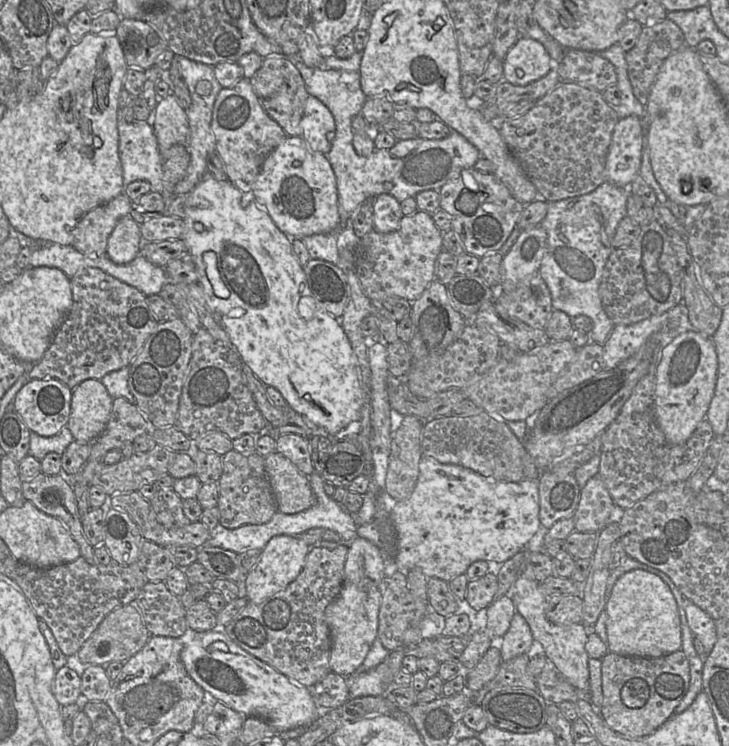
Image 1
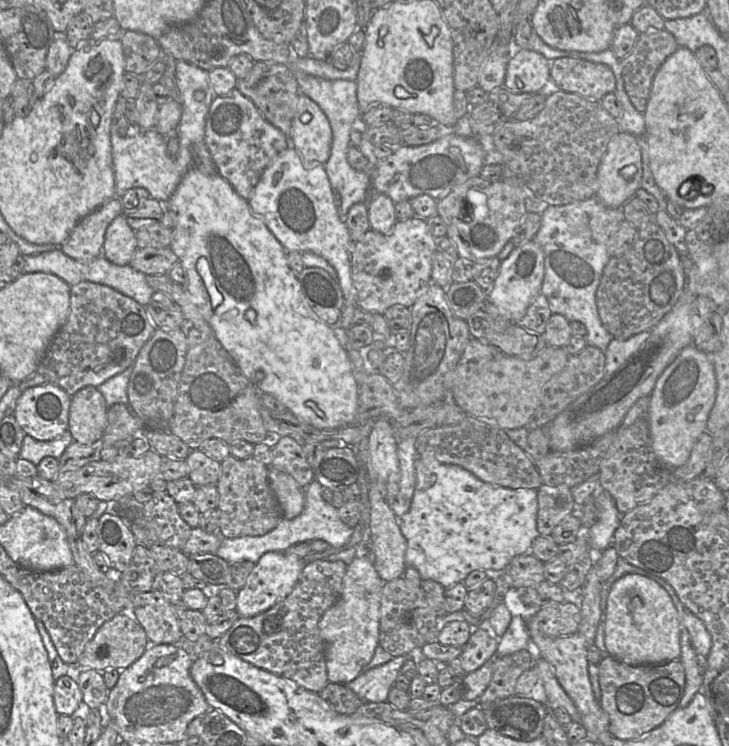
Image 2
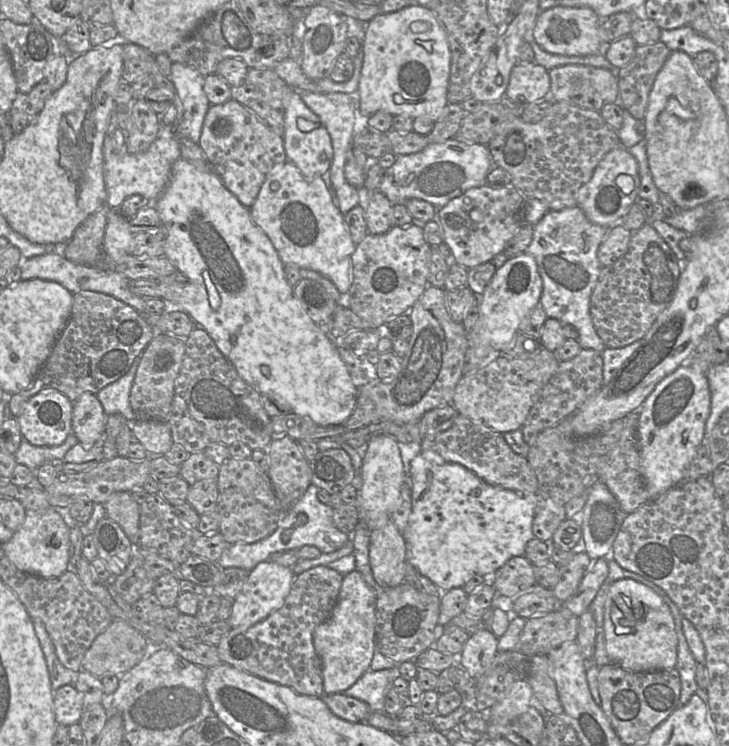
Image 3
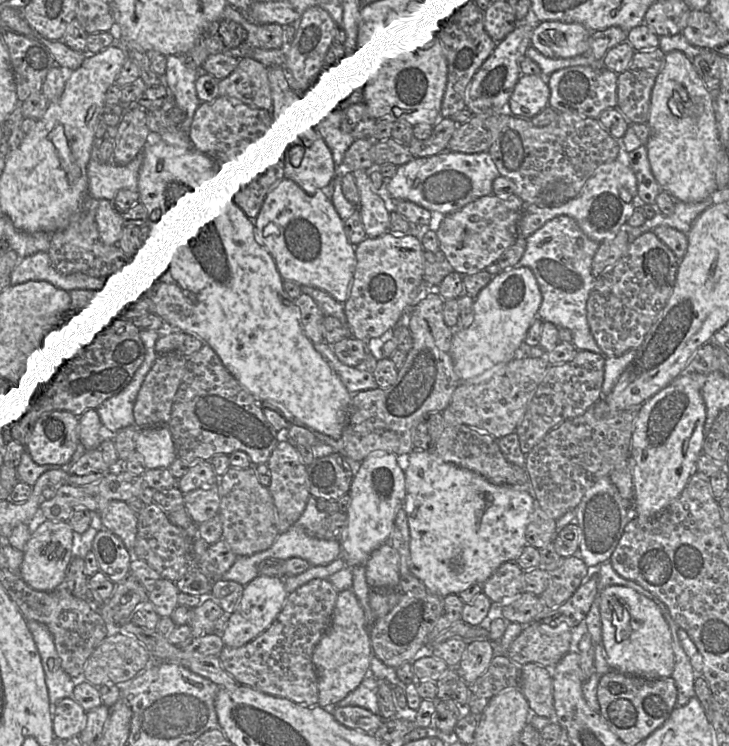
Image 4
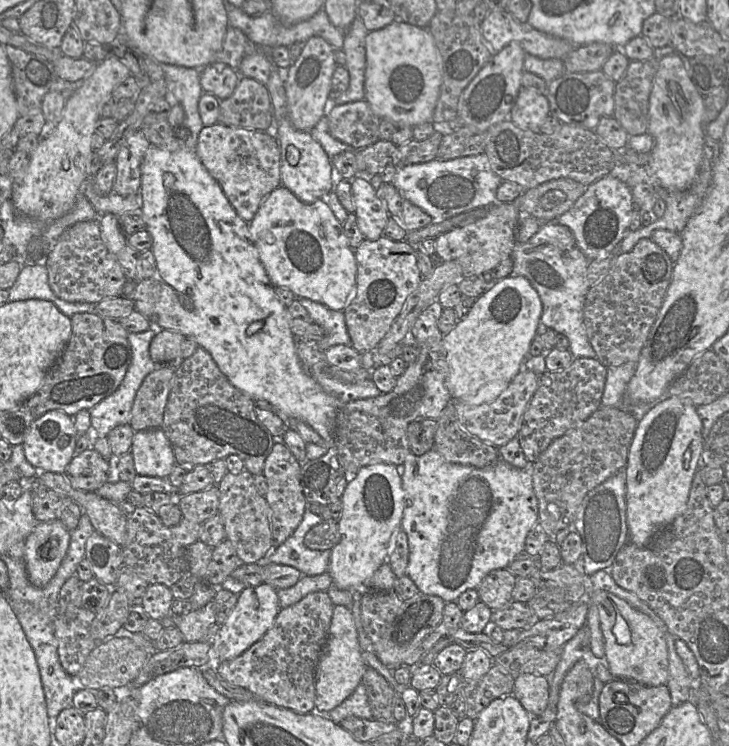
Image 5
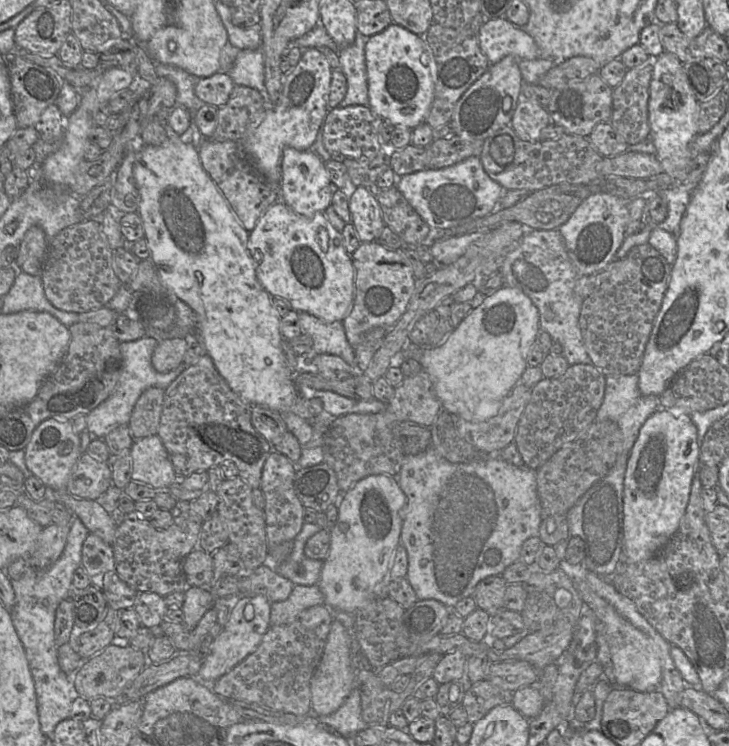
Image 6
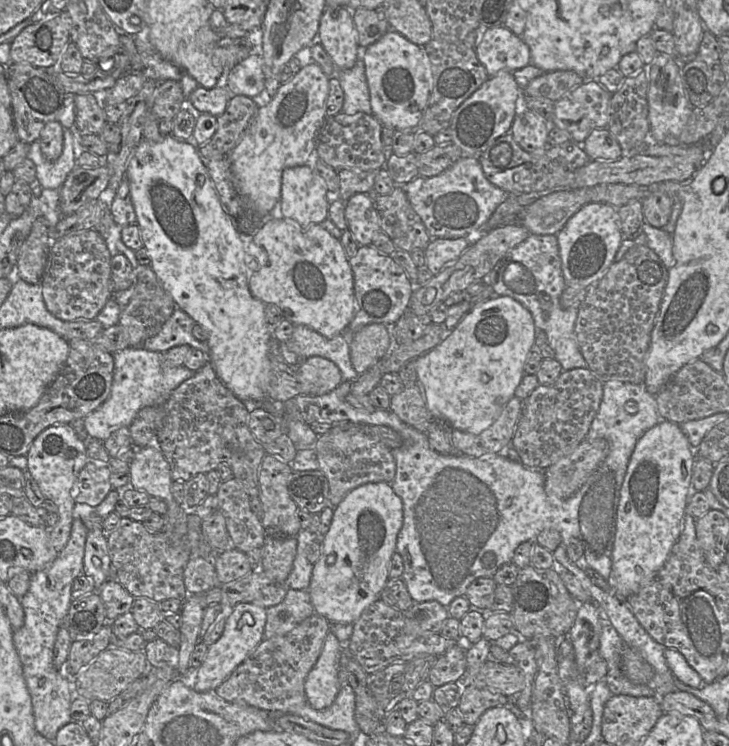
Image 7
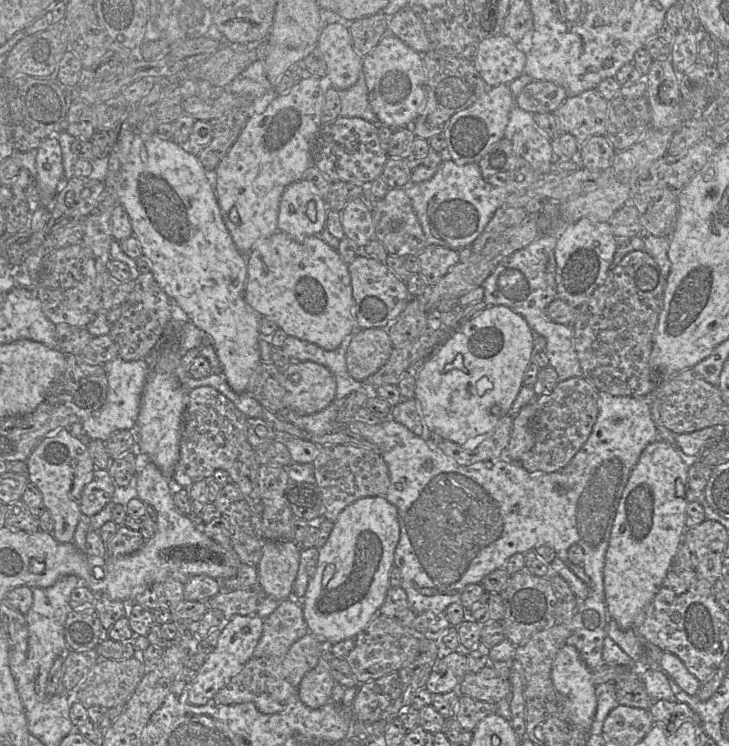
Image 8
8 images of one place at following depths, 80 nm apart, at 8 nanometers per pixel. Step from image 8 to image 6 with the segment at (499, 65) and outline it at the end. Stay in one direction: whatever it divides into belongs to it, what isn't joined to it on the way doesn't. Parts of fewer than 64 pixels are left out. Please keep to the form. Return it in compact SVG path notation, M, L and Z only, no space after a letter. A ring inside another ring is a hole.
M506 17L485 22L480 29L478 42L490 65L508 55L518 61L539 58L534 39L524 28L515 26Z

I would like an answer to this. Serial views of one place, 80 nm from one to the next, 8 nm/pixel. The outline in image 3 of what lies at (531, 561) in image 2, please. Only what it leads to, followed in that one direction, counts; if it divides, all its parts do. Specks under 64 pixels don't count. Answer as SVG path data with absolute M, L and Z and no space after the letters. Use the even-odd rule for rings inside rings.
M523 556L509 559L490 579L490 584L502 596L515 598L536 584L535 567Z

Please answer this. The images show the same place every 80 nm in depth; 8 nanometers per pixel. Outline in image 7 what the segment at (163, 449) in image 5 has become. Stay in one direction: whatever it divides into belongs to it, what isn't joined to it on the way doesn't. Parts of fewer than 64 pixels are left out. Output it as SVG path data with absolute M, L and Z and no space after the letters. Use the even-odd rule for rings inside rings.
M155 446L137 448L131 464L131 483L136 490L157 497L167 505L168 525L173 526L181 517L187 519L187 509L180 506L172 494L170 465L161 450Z

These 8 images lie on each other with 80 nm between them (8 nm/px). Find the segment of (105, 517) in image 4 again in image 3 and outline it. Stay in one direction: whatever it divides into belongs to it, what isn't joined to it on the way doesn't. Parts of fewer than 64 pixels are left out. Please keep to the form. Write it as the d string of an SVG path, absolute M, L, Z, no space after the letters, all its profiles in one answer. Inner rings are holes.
M130 492L114 493L103 505L106 516L122 528L132 545L139 545L140 506Z

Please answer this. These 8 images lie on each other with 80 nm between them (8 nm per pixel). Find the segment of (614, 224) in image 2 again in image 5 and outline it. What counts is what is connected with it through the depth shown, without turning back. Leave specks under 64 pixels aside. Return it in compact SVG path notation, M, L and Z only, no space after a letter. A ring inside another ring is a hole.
M546 222L526 242L517 243L512 250L513 270L510 276L526 278L542 302L540 323L564 334L574 358L597 358L584 324L584 303L589 290L587 267L590 260L579 249L572 231L557 222Z

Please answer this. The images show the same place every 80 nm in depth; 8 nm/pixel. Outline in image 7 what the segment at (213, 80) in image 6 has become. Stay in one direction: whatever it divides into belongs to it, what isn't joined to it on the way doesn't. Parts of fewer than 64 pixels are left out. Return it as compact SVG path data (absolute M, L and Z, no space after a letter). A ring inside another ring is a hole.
M219 81L217 86L211 89L198 86L190 94L188 101L200 114L206 113L217 118L225 111L232 96L224 82Z

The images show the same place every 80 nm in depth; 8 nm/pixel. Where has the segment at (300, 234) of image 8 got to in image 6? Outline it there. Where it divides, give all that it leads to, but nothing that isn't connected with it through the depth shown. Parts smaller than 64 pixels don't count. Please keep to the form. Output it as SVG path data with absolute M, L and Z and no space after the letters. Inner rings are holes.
M286 147L283 150L281 169L280 200L293 212L312 217L316 213L325 212L331 205L334 185L331 183L324 161L314 150L298 151Z

